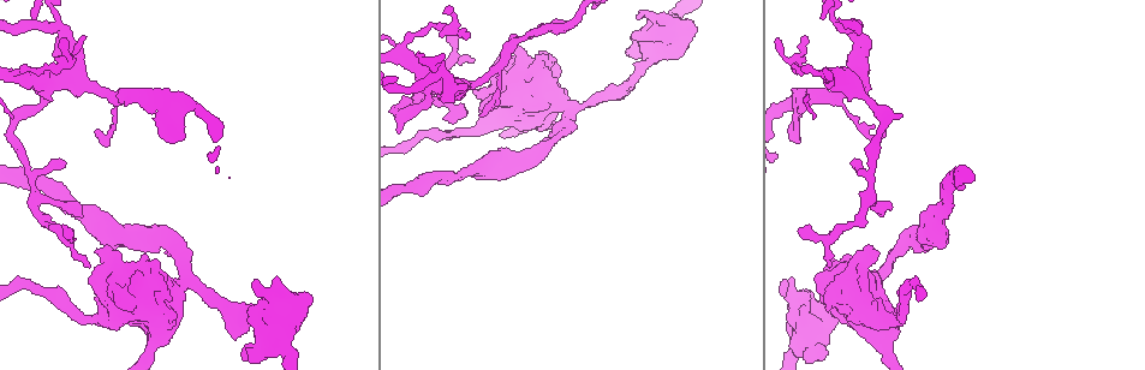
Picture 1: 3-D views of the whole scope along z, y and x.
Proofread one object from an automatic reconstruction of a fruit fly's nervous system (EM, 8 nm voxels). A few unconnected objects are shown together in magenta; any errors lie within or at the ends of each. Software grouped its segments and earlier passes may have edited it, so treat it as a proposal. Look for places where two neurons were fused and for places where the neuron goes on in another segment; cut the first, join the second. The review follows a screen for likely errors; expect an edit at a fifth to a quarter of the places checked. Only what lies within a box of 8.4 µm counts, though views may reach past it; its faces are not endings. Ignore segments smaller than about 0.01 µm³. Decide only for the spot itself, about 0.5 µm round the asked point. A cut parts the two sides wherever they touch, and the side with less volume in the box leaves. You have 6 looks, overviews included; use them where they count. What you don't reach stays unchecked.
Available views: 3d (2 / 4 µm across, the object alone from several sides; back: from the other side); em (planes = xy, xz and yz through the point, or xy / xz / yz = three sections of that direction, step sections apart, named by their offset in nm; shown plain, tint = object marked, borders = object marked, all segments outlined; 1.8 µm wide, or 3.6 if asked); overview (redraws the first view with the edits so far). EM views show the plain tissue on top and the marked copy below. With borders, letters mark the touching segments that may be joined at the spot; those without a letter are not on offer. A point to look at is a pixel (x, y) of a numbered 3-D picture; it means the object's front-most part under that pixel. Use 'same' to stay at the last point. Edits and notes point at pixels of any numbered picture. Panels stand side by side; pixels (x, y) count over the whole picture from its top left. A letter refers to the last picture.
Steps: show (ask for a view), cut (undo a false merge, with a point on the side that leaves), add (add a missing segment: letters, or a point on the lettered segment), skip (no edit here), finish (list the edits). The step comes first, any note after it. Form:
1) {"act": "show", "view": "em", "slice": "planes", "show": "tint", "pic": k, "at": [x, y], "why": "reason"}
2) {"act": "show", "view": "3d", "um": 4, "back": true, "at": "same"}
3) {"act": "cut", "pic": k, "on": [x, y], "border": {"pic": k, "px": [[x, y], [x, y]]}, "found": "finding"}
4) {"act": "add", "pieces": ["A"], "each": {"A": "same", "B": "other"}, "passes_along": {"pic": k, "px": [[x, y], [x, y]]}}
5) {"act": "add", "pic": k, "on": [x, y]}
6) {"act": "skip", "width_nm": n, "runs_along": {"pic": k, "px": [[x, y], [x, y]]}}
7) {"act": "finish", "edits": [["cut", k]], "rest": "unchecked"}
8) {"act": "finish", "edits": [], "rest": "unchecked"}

{"act": "show", "view": "em", "slice": "planes", "show": "borders", "pic": 1, "at": [441, 75], "why": "sharp bend"}

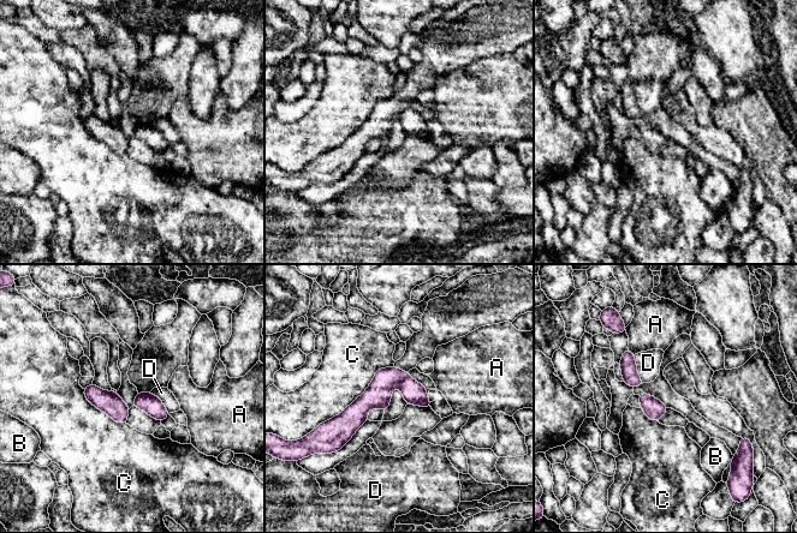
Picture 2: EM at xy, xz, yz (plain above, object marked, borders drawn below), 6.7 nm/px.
{"act": "cut", "pic": 2, "on": [378, 395], "each": {"A": "other", "B": "other", "C": "other", "D": "other"}, "part_leaving": {"pic": 2, "px": [[403, 373], [343, 426], [340, 439]]}, "found": "two neurons meet here"}

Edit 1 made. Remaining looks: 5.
{"act": "show", "view": "em", "slice": "xz", "step": 16, "show": "tint", "pic": 1, "at": [110, 96], "why": "arms part here"}

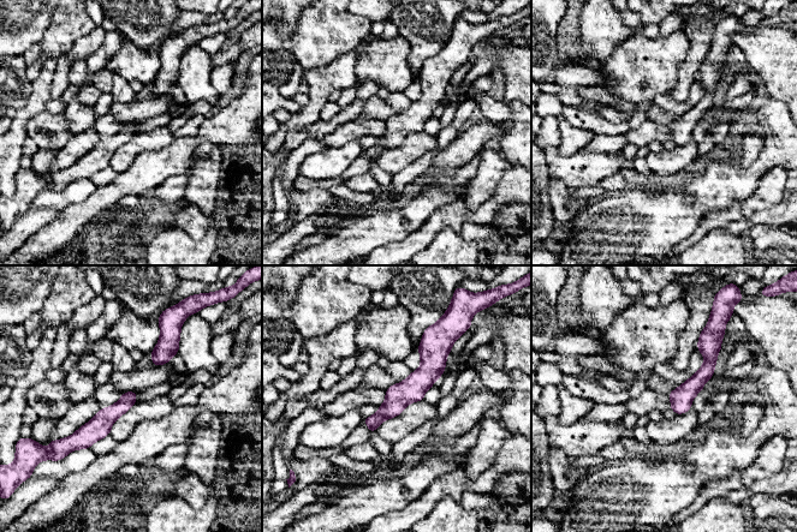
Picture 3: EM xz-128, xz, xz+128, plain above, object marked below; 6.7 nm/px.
{"act": "show", "view": "em", "slice": "planes", "show": "borders", "at": "same", "why": "another direction"}

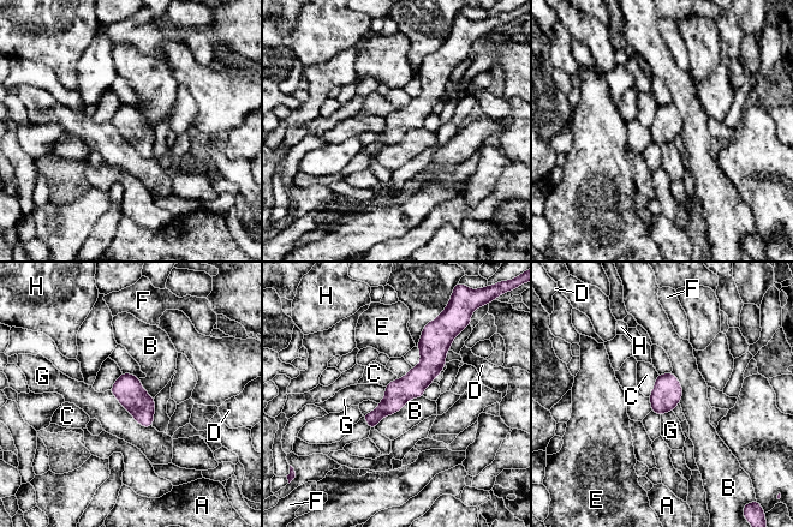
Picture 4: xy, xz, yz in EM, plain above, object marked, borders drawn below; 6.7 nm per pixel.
{"act": "skip", "longest_contact_nm": ["B", 400], "each": {"A": "other", "B": "other", "C": "other", "D": "other", "E": "other", "F": "other", "G": "other", "H": "other"}, "found": "one neuron here"}

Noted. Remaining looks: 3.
{"act": "show", "view": "3d", "um": 2, "back": true, "pic": 1, "at": [150, 236], "why": "sudden change in width"}

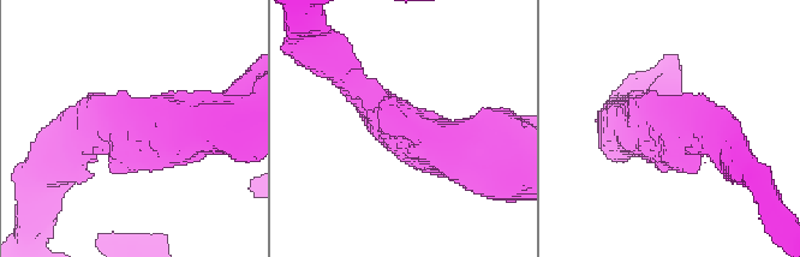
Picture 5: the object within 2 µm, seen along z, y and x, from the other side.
{"act": "show", "view": "em", "slice": "planes", "show": "tint", "pic": 5, "at": [672, 125], "arm_widths_nm": [240, 480], "why": "now the EM"}

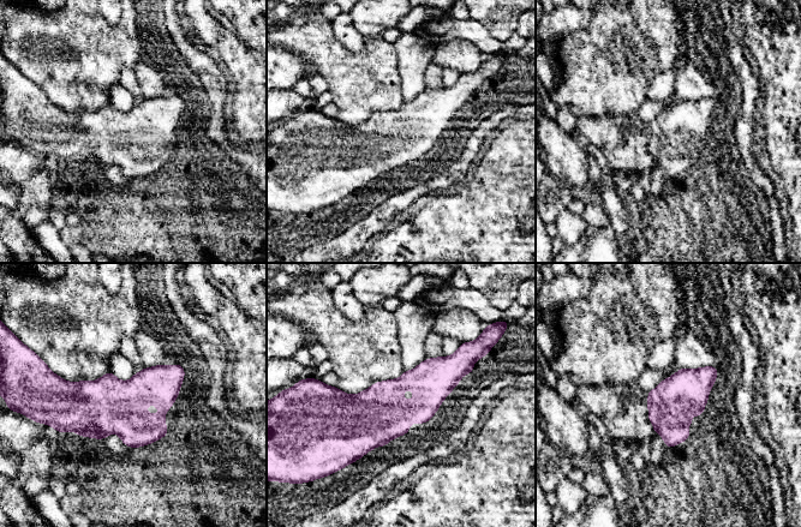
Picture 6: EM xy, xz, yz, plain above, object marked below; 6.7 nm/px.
{"act": "show", "view": "em", "slice": "planes", "show": "borders", "at": "same", "why": "see the neighbours"}

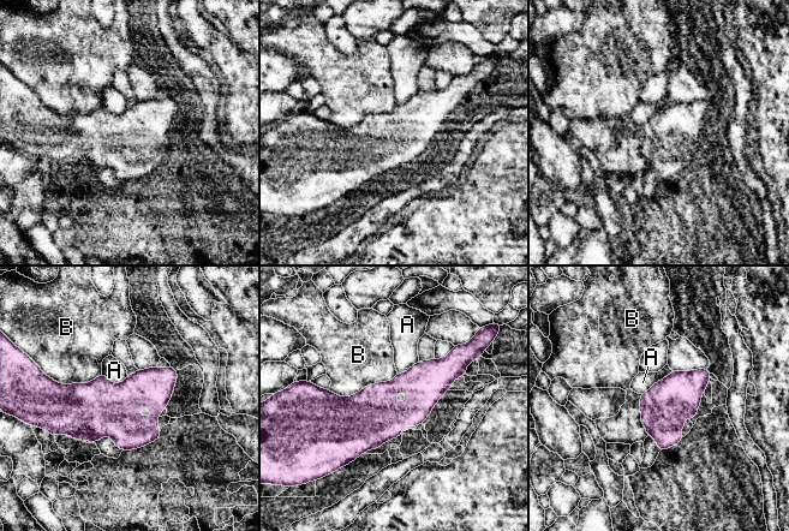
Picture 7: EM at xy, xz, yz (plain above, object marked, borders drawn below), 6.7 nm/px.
{"act": "skip", "width_nm": 320, "each": {"A": "other", "B": "other"}, "border": {"pic": 7, "px": [[673, 371], [641, 394]]}, "found": "one neuron here"}

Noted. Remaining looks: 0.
{"act": "finish", "edits": [["cut", 2]], "rest": "unchecked"}

